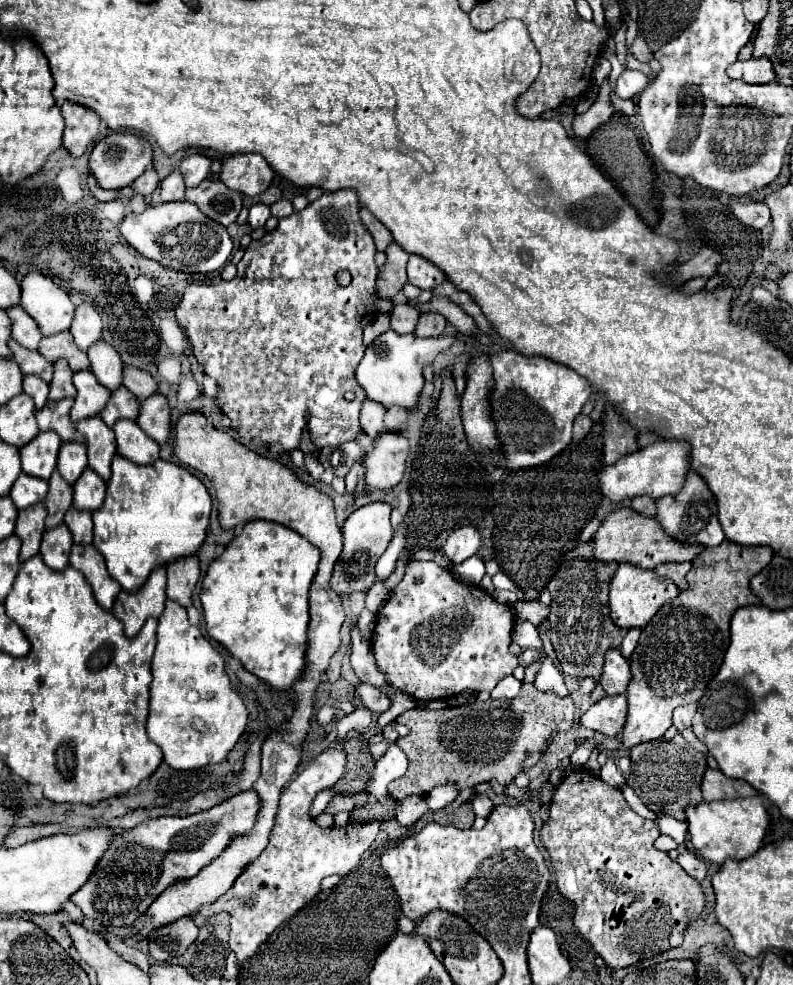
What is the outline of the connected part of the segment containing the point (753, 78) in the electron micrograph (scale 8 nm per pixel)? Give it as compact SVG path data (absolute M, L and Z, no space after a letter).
M768 58L736 60L732 66L728 66L728 76L750 82L750 84L766 84L776 78L772 62Z

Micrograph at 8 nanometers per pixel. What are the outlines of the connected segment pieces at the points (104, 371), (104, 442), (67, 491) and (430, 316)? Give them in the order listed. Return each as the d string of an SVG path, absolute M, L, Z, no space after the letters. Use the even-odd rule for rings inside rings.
M100 340L98 344L94 344L94 348L90 348L88 358L92 362L92 374L96 376L96 380L106 386L110 392L116 392L122 386L122 376L124 376L124 364L118 356L118 352L106 344L104 340Z
M100 416L94 420L82 420L82 424L76 424L76 428L86 438L88 466L102 480L110 480L110 464L116 456L116 436L112 428L106 428Z
M58 470L48 480L48 484L50 484L50 490L48 490L44 506L48 510L46 528L52 530L52 528L58 528L58 526L64 524L64 514L72 508L74 492L72 492L72 486L62 480L62 476L58 474Z
M426 312L426 314L420 314L414 334L434 338L434 336L442 336L444 330L446 330L446 318L436 312Z

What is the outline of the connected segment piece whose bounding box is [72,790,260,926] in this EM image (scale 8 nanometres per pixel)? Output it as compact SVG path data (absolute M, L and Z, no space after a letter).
M246 790L230 800L198 812L188 818L158 818L146 820L132 830L120 830L114 848L106 852L98 872L80 888L72 900L82 912L108 926L126 926L136 922L148 906L178 878L196 876L210 860L218 858L236 836L250 834L260 810L260 798L256 790Z

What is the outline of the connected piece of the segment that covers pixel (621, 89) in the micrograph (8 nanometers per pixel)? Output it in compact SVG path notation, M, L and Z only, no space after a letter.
M624 70L618 78L618 84L616 84L616 94L620 98L634 98L638 96L646 86L650 84L650 78L644 74L644 72L638 72L638 70Z

